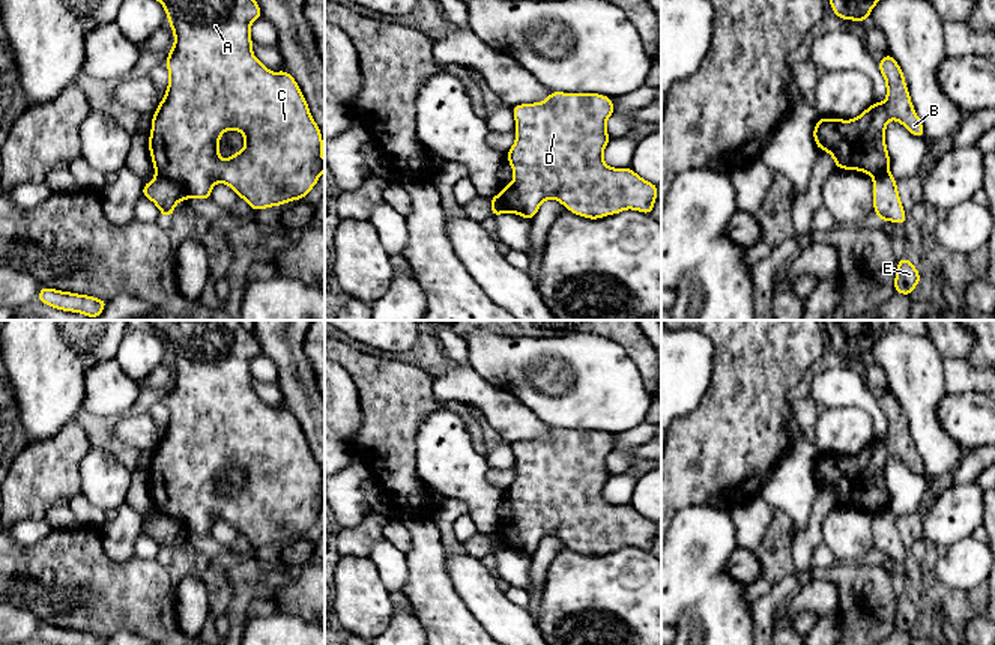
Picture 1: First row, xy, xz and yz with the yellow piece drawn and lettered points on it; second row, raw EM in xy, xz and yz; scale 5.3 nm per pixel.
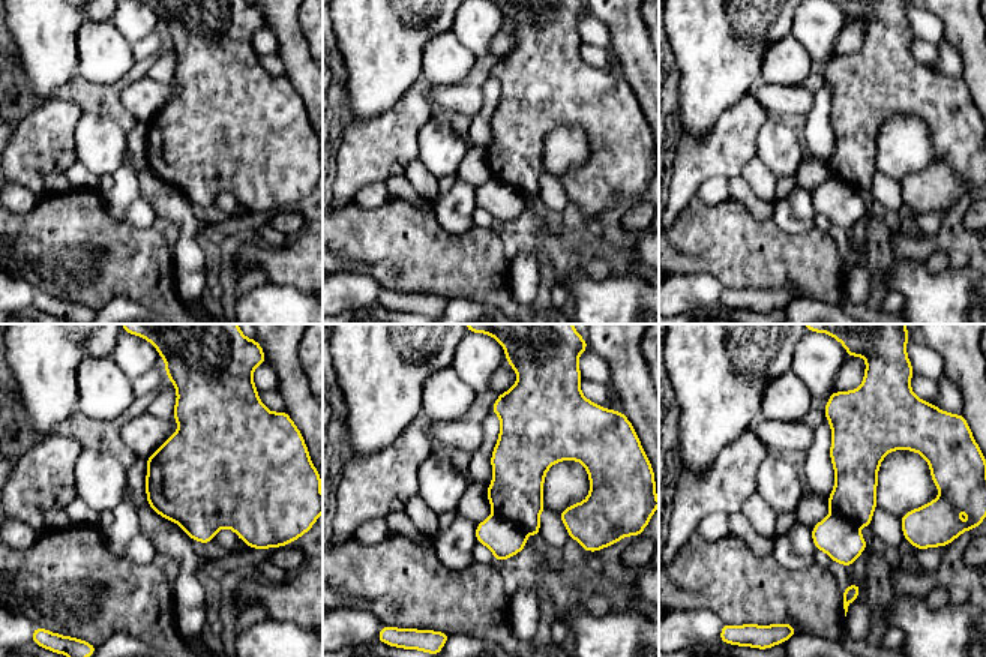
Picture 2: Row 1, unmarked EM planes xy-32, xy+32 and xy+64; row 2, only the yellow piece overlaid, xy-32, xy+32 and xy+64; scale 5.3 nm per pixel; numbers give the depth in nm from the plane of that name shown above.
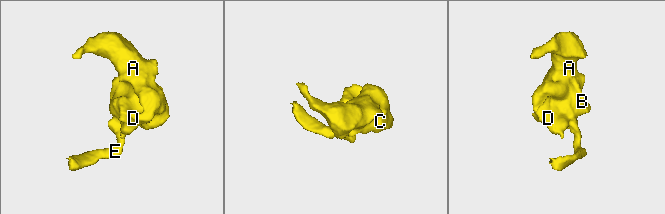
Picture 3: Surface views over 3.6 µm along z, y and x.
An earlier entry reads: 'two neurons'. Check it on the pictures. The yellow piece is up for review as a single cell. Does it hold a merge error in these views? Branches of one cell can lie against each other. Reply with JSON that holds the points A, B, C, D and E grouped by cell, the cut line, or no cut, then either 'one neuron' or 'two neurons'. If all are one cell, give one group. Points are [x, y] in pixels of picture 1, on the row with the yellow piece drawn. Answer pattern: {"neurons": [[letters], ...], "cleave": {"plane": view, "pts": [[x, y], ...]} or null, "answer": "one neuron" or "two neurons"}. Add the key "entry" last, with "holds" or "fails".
{"neurons": [["A", "B", "C", "D"], ["E"]], "cleave": {"plane": "xy", "pts": [[157, 173], [172, 179], [188, 196]]}, "answer": "two neurons", "entry": "holds"}

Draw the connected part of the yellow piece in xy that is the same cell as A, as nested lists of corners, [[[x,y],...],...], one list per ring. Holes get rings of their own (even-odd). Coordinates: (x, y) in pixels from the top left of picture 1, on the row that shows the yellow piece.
[[[158,0],[158,2],[165,9],[167,18],[170,21],[170,29],[174,33],[174,44],[165,60],[165,66],[170,74],[170,81],[164,99],[159,102],[158,108],[153,113],[152,131],[149,135],[149,150],[155,167],[155,173],[177,183],[188,195],[201,200],[210,198],[212,188],[216,182],[224,182],[240,198],[243,198],[253,210],[262,210],[271,206],[286,204],[292,200],[302,200],[314,188],[320,174],[325,171],[325,159],[322,152],[323,138],[317,123],[314,122],[310,113],[308,104],[296,80],[284,69],[272,74],[253,54],[253,39],[250,35],[250,26],[256,20],[263,17],[257,0]],[[227,129],[237,129],[243,135],[245,144],[242,152],[236,152],[231,156],[228,156],[225,161],[221,161],[219,137]]]

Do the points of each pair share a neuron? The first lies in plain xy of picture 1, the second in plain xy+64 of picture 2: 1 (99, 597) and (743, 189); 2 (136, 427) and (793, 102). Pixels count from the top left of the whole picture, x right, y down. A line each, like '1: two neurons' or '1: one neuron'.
1: two neurons
2: one neuron

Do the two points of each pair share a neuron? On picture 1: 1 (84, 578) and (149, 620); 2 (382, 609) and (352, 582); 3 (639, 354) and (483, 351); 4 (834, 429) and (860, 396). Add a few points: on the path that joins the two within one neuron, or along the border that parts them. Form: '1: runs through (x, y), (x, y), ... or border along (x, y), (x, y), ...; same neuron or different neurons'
1: runs through (101, 594), (125, 596), (133, 603); same neuron
2: runs through (375, 605), (359, 590); same neuron
3: border along (600, 336), (615, 340), (624, 349), (644, 385); different neurons
4: border along (822, 408), (858, 406), (871, 417), (877, 432); different neurons

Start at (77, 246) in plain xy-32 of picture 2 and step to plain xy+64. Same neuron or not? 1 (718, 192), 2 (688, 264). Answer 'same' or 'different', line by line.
1: different
2: same

